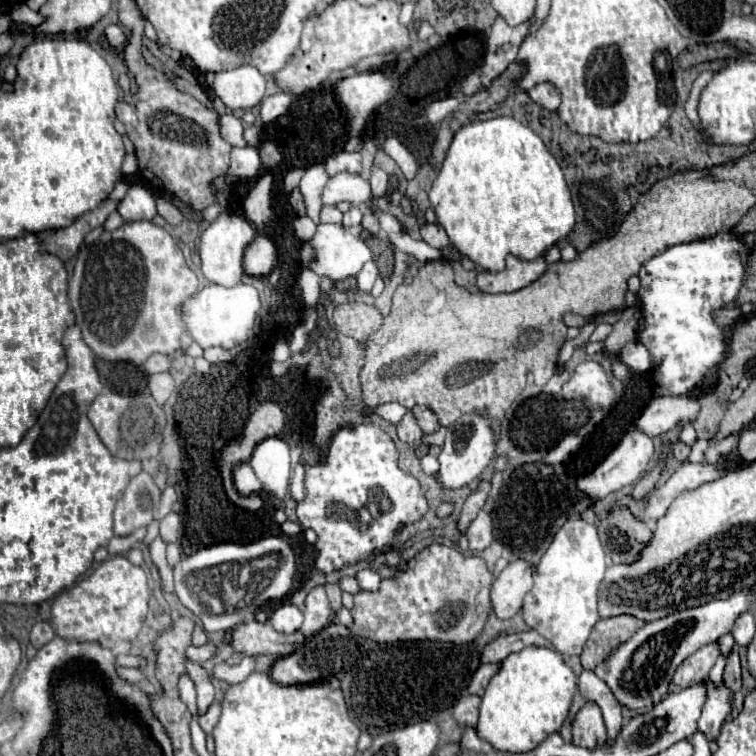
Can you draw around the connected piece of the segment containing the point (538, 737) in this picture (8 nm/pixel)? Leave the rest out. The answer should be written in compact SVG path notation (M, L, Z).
M529 645L529 647L521 649L519 653L507 655L501 661L499 671L491 677L491 681L485 689L485 695L481 697L477 733L481 739L489 741L499 751L525 753L529 749L535 749L549 733L555 733L561 729L563 721L569 715L569 707L571 707L575 691L577 691L575 673L571 671L571 667L565 665L561 653L557 653L555 649L549 649L549 647Z

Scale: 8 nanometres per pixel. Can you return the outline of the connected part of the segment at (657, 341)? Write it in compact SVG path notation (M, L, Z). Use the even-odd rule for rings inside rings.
M719 233L705 241L693 241L669 247L653 257L639 271L643 329L641 343L653 355L655 381L669 395L685 395L699 385L709 369L725 359L727 337L723 327L711 319L711 311L735 301L743 275L749 247L733 233Z

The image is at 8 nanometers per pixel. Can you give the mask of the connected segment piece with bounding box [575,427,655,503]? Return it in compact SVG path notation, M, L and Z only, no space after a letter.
M635 427L631 431L627 431L627 435L621 439L621 443L615 447L615 451L601 465L597 465L591 473L577 479L575 485L583 495L587 495L589 499L593 499L597 503L603 497L607 497L611 491L617 491L617 489L625 487L625 485L633 485L635 481L639 481L639 477L647 469L647 461L653 459L653 453L655 453L653 439L647 437L641 429Z

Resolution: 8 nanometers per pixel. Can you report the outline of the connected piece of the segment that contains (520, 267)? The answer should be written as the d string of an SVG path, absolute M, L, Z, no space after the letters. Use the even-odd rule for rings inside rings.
M515 255L507 257L507 267L499 273L489 273L489 271L479 271L477 275L477 285L485 293L511 293L517 289L523 289L525 285L531 285L541 277L547 269L545 257L537 257L531 261L519 259Z

